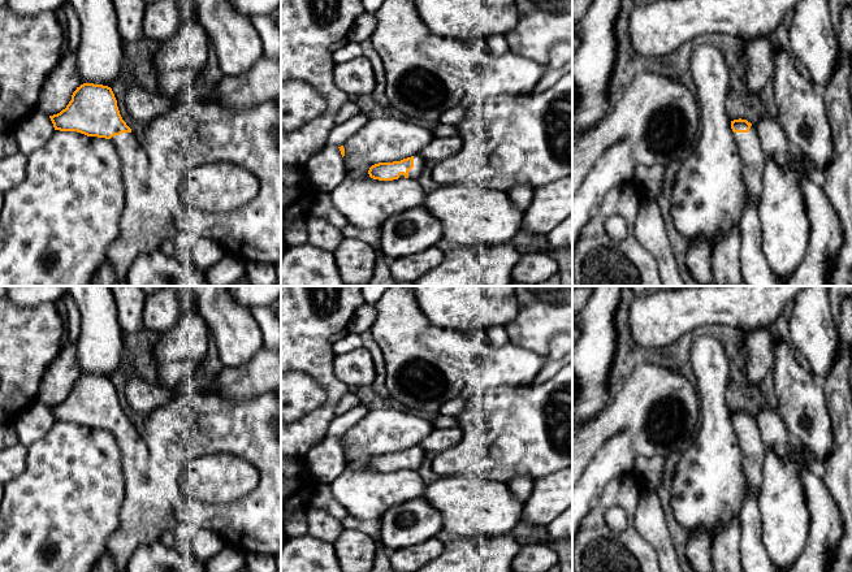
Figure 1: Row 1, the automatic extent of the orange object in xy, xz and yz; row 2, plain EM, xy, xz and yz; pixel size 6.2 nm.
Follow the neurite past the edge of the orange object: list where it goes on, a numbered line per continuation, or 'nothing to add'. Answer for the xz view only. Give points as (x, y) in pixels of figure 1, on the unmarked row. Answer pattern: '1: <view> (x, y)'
1: xz (419, 454)

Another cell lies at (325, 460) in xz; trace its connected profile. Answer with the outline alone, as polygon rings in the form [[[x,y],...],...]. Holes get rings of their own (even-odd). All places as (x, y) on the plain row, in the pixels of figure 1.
[[[329,434],[307,452],[304,462],[311,476],[317,482],[326,485],[346,469],[341,442],[337,437]]]

